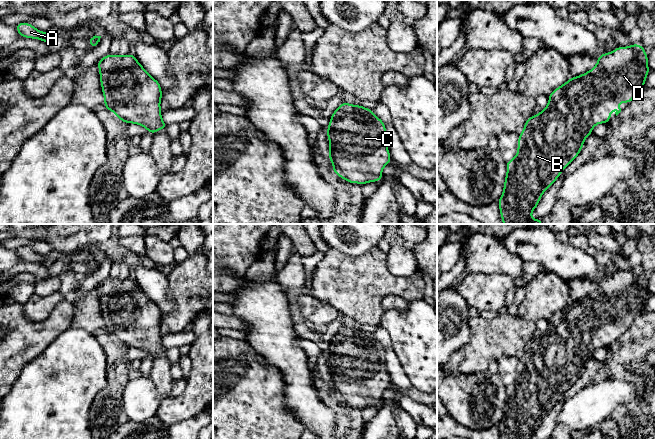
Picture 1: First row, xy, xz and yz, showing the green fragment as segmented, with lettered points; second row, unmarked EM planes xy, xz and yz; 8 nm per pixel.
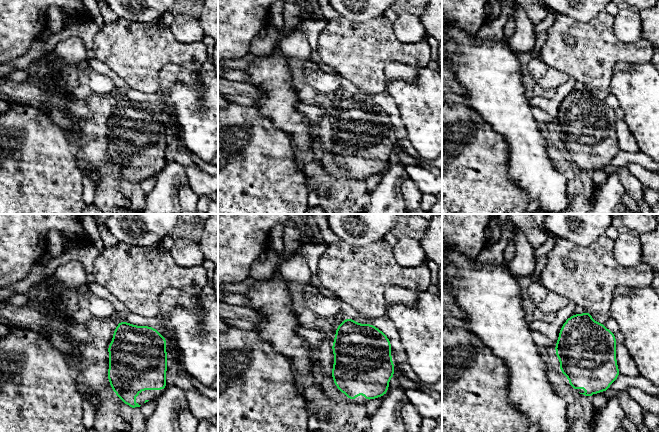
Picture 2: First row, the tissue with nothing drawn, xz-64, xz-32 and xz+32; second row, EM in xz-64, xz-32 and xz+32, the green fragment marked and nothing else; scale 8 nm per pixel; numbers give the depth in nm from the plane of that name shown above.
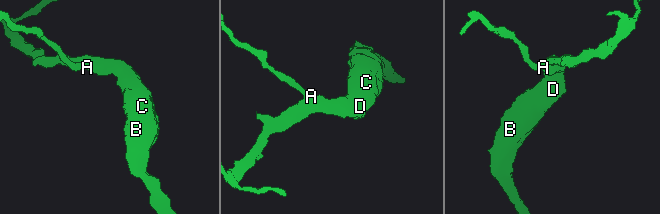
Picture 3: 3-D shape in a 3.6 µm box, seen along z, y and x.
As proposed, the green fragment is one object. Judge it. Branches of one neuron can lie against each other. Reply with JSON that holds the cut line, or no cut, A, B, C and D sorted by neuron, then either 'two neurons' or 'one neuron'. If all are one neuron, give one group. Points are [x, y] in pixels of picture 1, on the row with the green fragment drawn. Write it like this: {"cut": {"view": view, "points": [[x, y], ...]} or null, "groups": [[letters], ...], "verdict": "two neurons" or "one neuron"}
{"cut": null, "groups": [["A", "B", "C", "D"]], "verdict": "one neuron"}

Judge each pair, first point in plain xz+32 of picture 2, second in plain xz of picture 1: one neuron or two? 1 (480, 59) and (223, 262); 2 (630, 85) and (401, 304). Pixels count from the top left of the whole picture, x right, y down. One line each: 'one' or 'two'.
1: two
2: two

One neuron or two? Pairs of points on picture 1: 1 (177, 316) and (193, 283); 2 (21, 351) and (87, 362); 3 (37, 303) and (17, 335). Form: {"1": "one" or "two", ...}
{"1": "one", "2": "two", "3": "two"}

